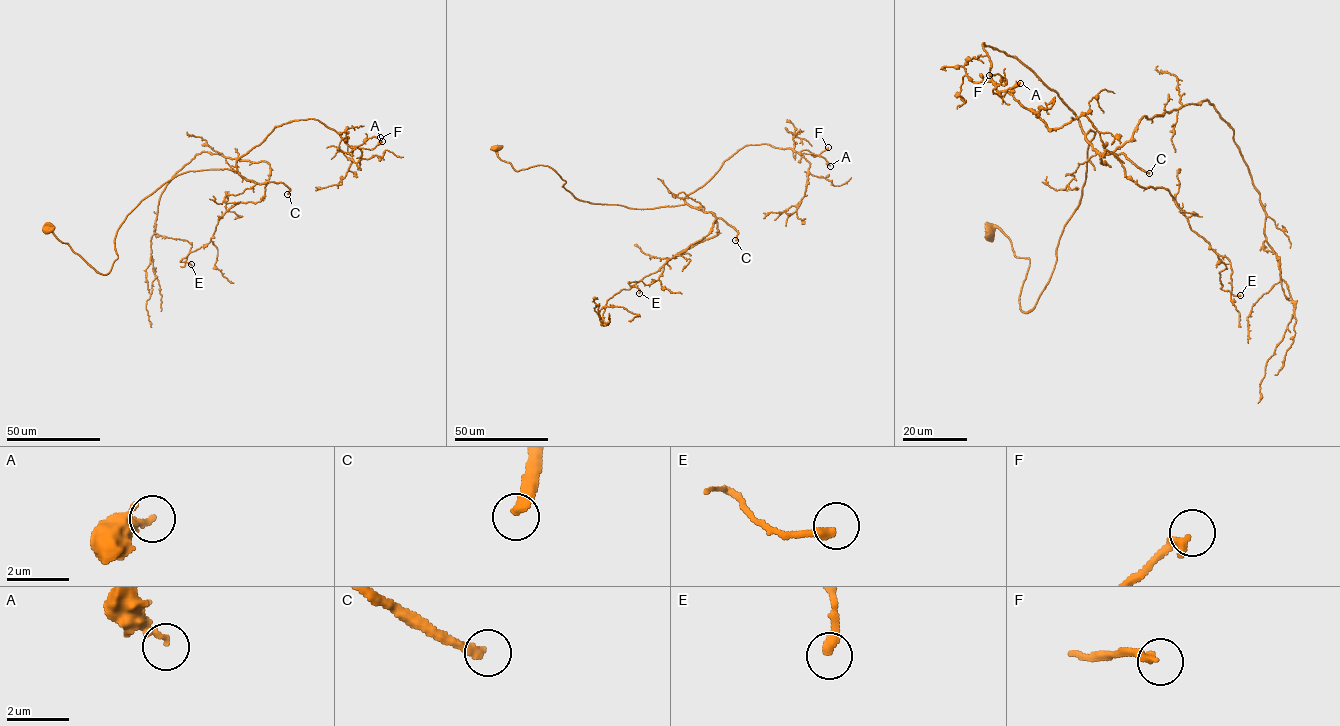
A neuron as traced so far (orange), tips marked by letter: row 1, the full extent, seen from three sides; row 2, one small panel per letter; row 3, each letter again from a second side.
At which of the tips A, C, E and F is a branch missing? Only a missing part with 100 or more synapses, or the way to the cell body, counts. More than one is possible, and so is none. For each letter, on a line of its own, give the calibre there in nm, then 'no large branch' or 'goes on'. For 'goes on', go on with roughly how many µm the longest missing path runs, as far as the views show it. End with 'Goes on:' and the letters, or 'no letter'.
A: 190 nm | no large branch
C: 340 nm | goes on | 120 µm
E: 320 nm | no large branch
F: 280 nm | no large branch
Goes on: C

